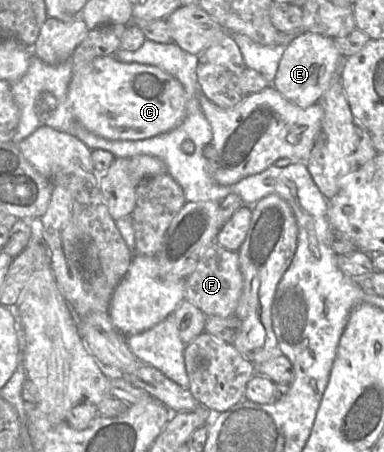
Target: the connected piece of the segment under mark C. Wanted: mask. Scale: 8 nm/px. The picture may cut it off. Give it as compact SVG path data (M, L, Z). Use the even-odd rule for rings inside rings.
M112 55L93 59L74 72L68 98L75 120L109 140L143 140L167 133L182 123L187 97L173 76L151 65L123 63Z

